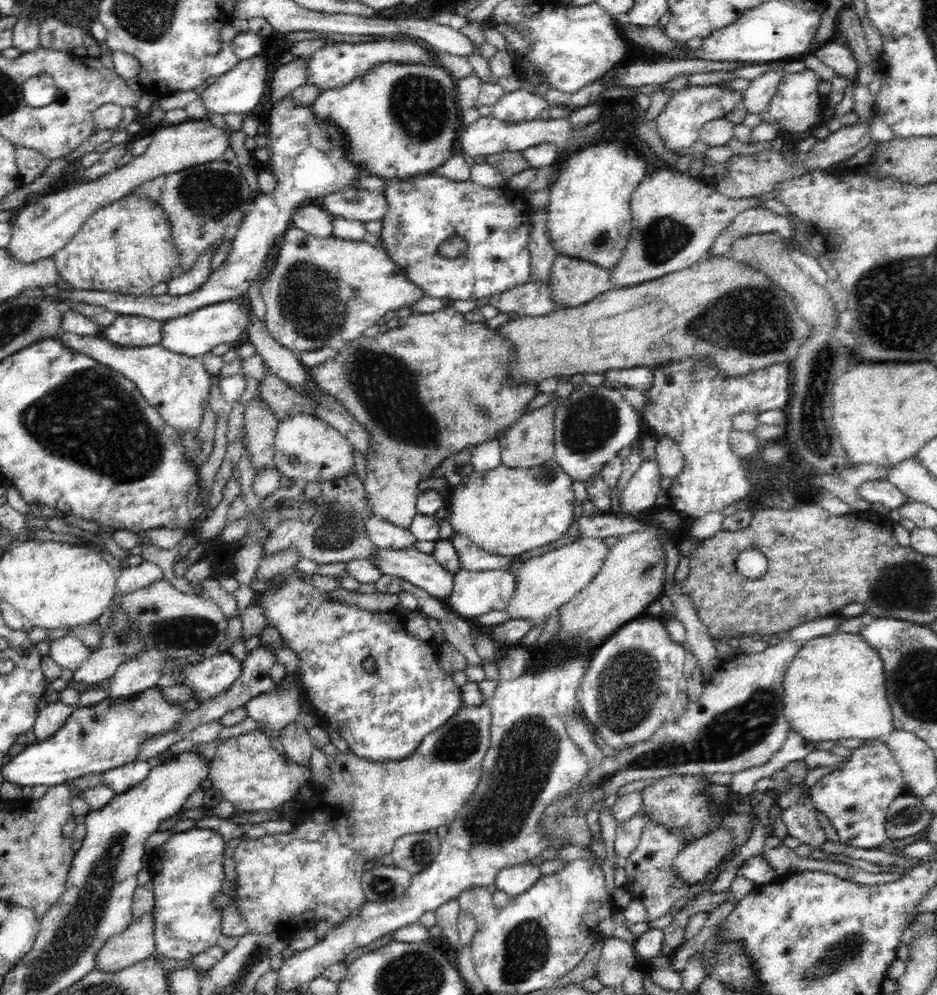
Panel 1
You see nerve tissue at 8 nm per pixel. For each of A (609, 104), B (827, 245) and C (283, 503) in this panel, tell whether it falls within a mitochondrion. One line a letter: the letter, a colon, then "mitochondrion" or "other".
A: other
B: other
C: mitochondrion

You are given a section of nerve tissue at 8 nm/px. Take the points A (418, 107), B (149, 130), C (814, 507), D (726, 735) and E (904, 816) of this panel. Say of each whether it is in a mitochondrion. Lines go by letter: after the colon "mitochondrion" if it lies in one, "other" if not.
A: mitochondrion
B: other
C: other
D: mitochondrion
E: mitochondrion

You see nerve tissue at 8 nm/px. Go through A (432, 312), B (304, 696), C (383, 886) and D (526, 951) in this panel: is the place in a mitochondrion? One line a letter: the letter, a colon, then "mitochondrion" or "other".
A: other
B: other
C: mitochondrion
D: mitochondrion

